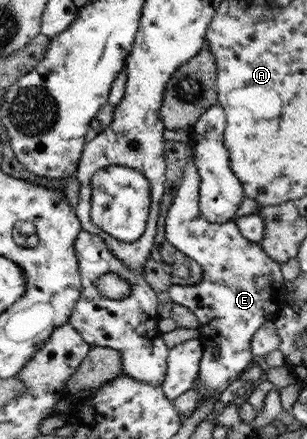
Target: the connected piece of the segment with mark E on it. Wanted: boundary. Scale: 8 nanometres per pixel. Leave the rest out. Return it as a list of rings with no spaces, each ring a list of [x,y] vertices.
[[[195,155],[187,161],[183,180],[175,193],[172,205],[165,217],[165,236],[170,245],[179,252],[190,256],[203,269],[202,279],[196,284],[186,287],[171,286],[169,296],[174,304],[187,307],[199,321],[199,341],[202,343],[202,358],[200,361],[199,377],[192,384],[190,390],[172,401],[180,417],[184,421],[190,417],[199,405],[206,402],[210,397],[220,394],[248,370],[248,365],[253,362],[252,339],[254,333],[259,331],[266,321],[274,321],[279,311],[288,305],[290,293],[286,288],[285,279],[281,272],[281,265],[267,256],[260,244],[244,237],[235,220],[215,224],[201,216],[199,210],[199,185],[200,176],[195,166]]]

